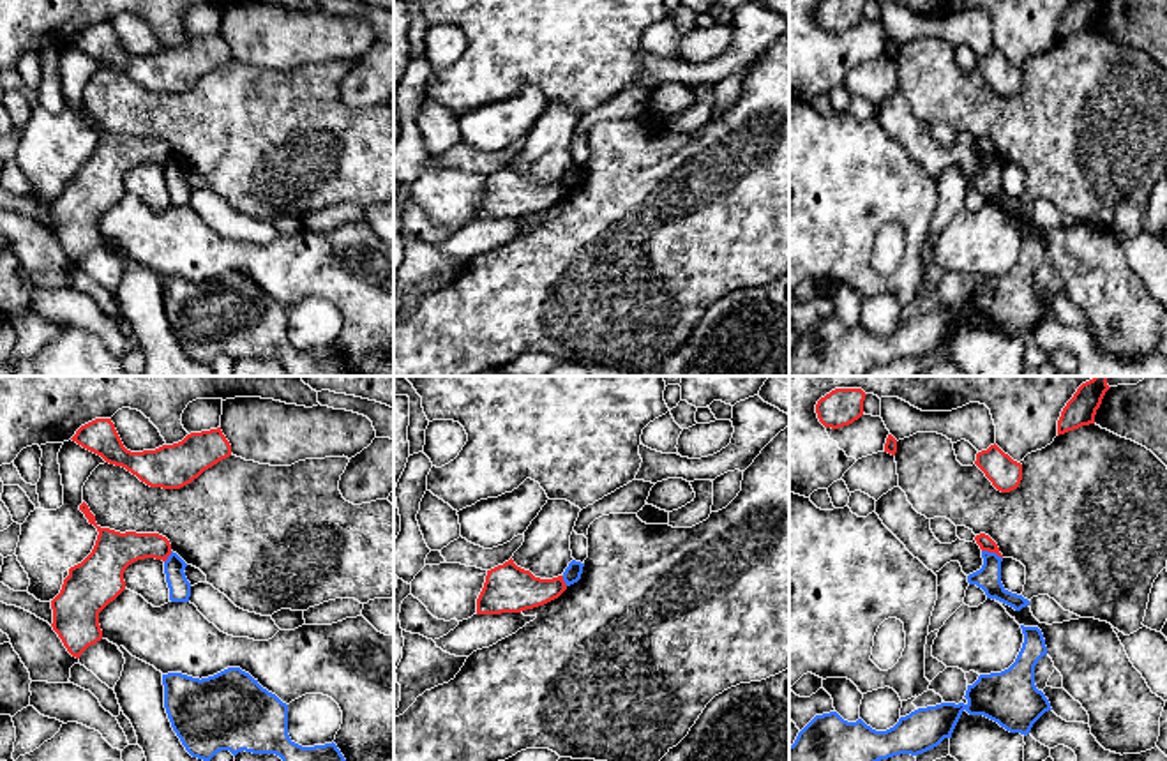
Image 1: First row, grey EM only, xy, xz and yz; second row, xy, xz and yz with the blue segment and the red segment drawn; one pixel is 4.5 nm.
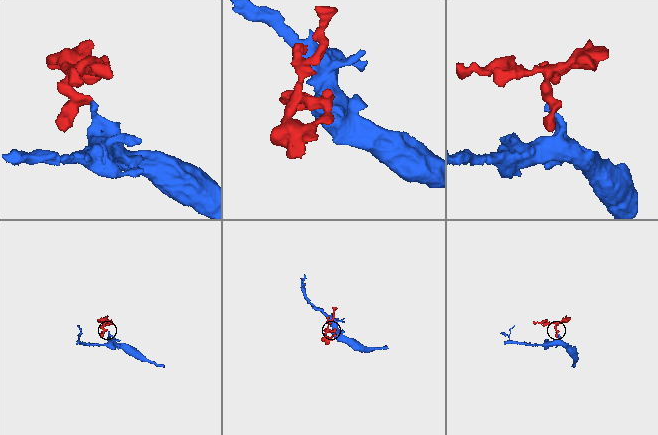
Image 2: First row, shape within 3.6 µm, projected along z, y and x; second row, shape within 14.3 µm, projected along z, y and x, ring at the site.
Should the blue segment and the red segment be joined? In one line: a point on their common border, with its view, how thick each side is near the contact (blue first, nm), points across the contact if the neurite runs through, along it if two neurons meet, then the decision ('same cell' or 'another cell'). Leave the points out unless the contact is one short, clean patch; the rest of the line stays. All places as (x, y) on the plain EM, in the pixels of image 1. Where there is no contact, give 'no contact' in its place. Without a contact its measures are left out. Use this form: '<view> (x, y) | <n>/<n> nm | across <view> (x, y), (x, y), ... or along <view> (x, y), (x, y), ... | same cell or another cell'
yz (993, 158) | 110/70 nm | another cell

